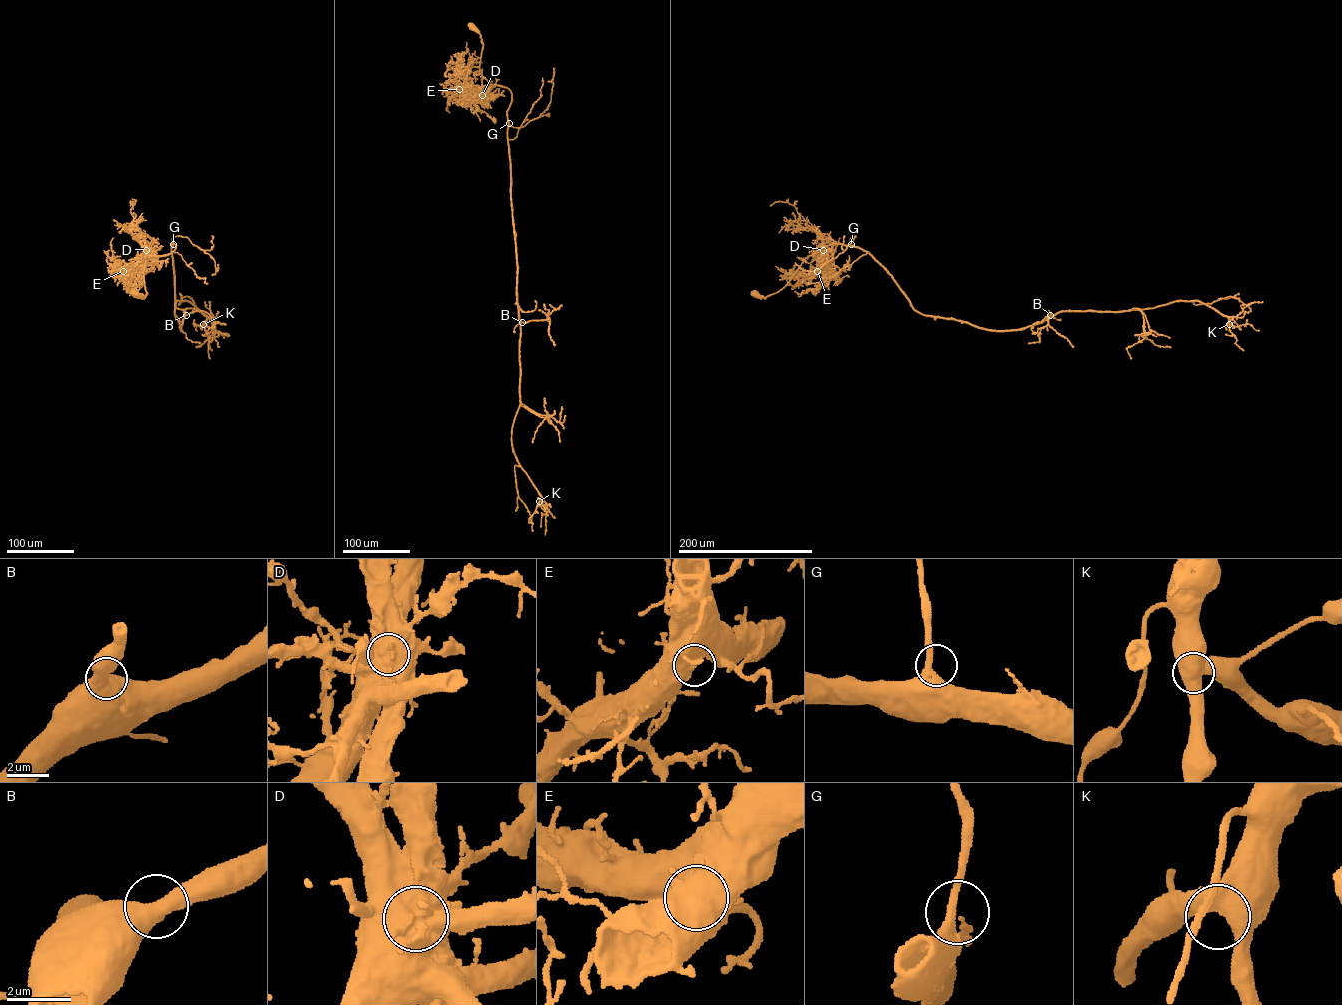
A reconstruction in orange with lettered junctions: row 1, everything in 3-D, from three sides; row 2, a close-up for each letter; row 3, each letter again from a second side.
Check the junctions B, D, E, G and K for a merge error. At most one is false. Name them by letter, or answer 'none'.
D

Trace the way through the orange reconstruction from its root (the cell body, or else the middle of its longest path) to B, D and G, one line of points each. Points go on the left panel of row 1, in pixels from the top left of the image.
B: (135, 293), (147, 294), (146, 255), (170, 254), (174, 244), (174, 314), (181, 330), (186, 315)
D: (135, 293), (138, 297), (147, 294), (143, 275), (146, 250)
G: (135, 293), (138, 297), (147, 294), (143, 275), (146, 255), (170, 254), (175, 248), (173, 244)

